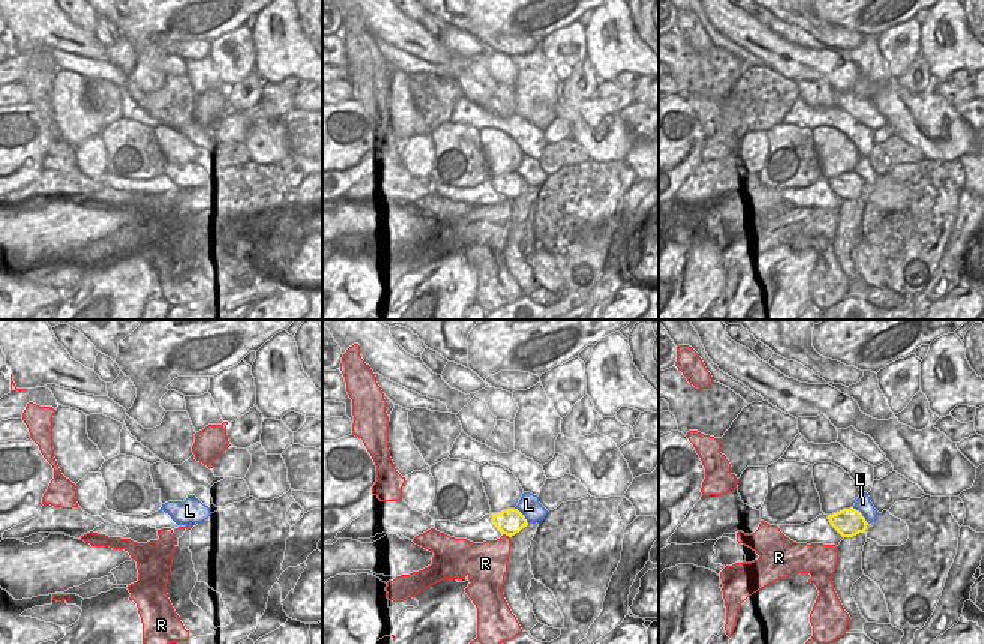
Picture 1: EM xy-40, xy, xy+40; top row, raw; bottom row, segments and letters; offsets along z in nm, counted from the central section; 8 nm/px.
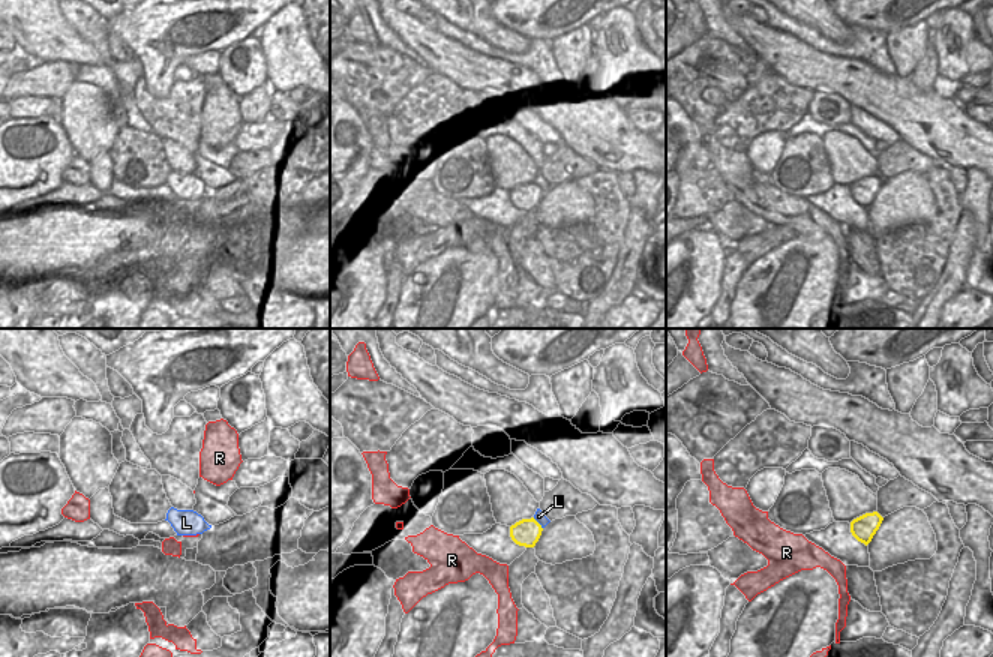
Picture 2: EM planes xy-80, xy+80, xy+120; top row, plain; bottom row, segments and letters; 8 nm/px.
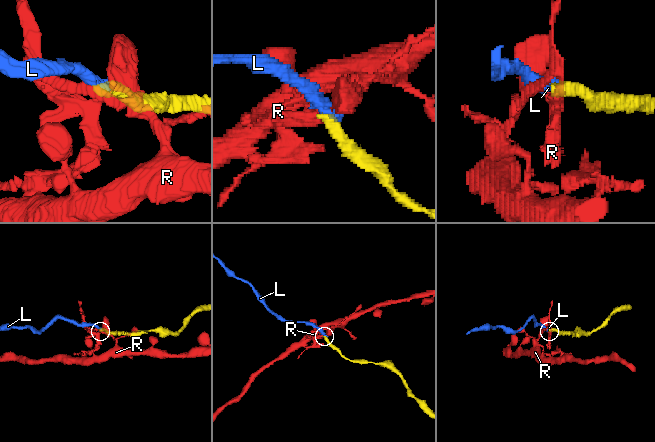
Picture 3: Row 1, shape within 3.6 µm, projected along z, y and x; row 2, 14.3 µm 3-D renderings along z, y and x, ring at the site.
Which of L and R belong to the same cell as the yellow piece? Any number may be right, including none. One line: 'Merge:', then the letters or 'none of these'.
Merge: L

